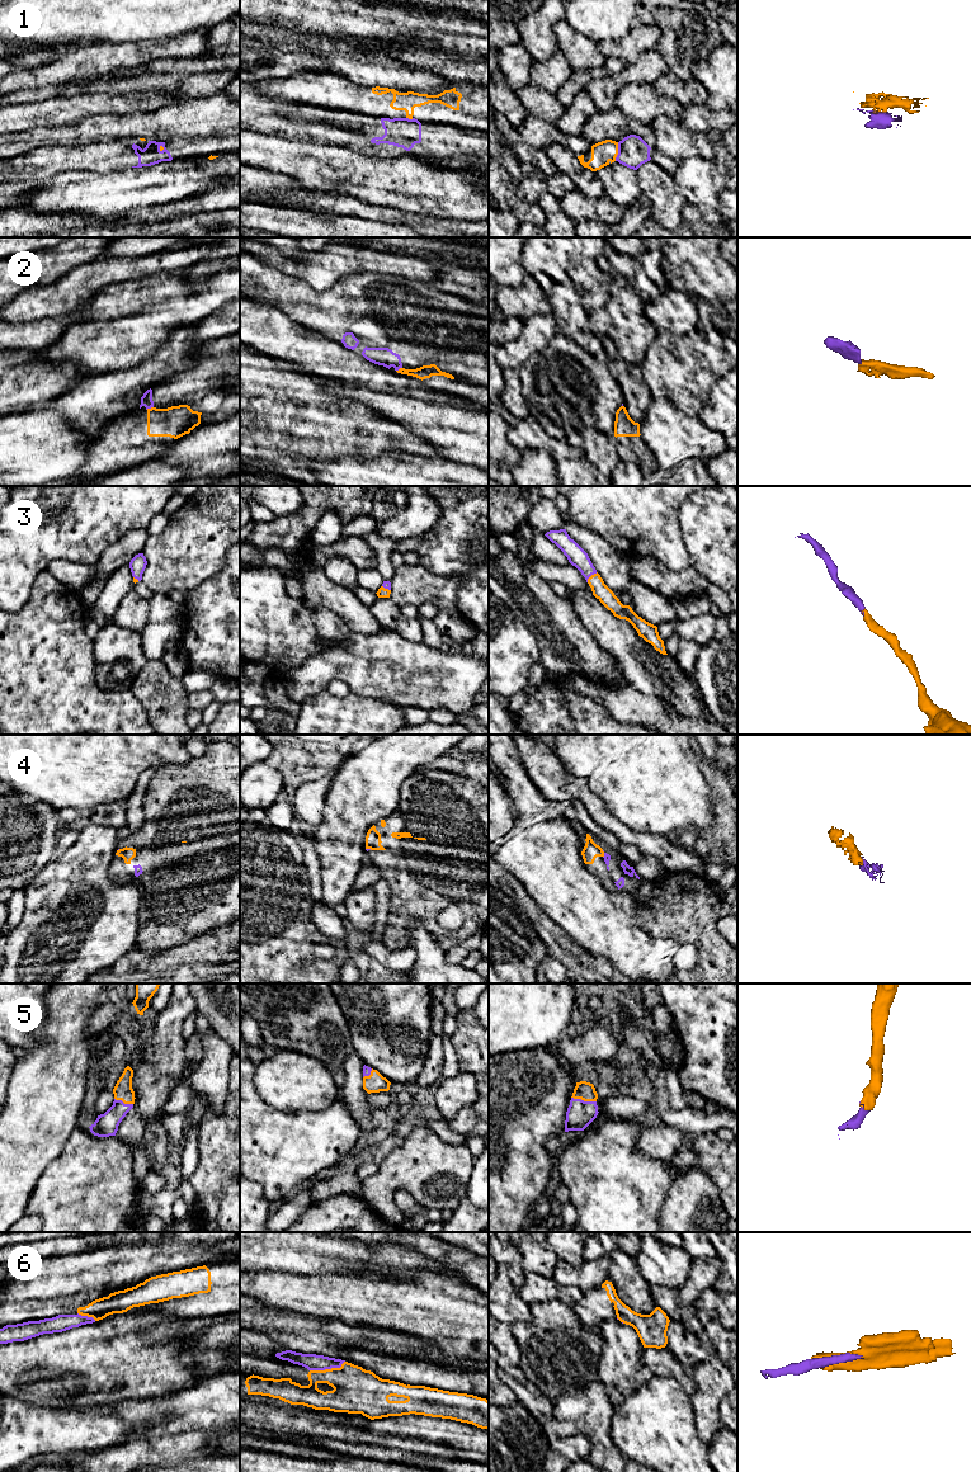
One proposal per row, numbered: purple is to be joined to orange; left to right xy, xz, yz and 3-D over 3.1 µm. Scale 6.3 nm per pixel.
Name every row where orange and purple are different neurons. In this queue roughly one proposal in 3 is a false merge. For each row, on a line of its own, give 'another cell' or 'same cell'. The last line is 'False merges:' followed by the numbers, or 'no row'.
1: another cell
2: another cell
3: same cell
4: same cell
5: same cell
6: same cell
False merges: 1, 2

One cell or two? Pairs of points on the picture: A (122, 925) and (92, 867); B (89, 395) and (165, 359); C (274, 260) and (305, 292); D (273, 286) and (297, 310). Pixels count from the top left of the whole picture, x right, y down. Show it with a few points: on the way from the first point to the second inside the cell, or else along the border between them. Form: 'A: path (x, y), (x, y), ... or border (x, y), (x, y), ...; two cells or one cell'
A: path (108, 911), (104, 907), (104, 891), (94, 881); one cell
B: path (108, 390), (122, 383), (135, 382), (146, 374); one cell
C: border (263, 262), (287, 274), (302, 278), (315, 292); two cells
D: path (279, 292), (291, 303); one cell

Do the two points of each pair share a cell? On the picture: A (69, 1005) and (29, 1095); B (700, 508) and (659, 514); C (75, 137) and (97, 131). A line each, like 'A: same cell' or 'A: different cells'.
A: same cell
B: different cells
C: same cell

